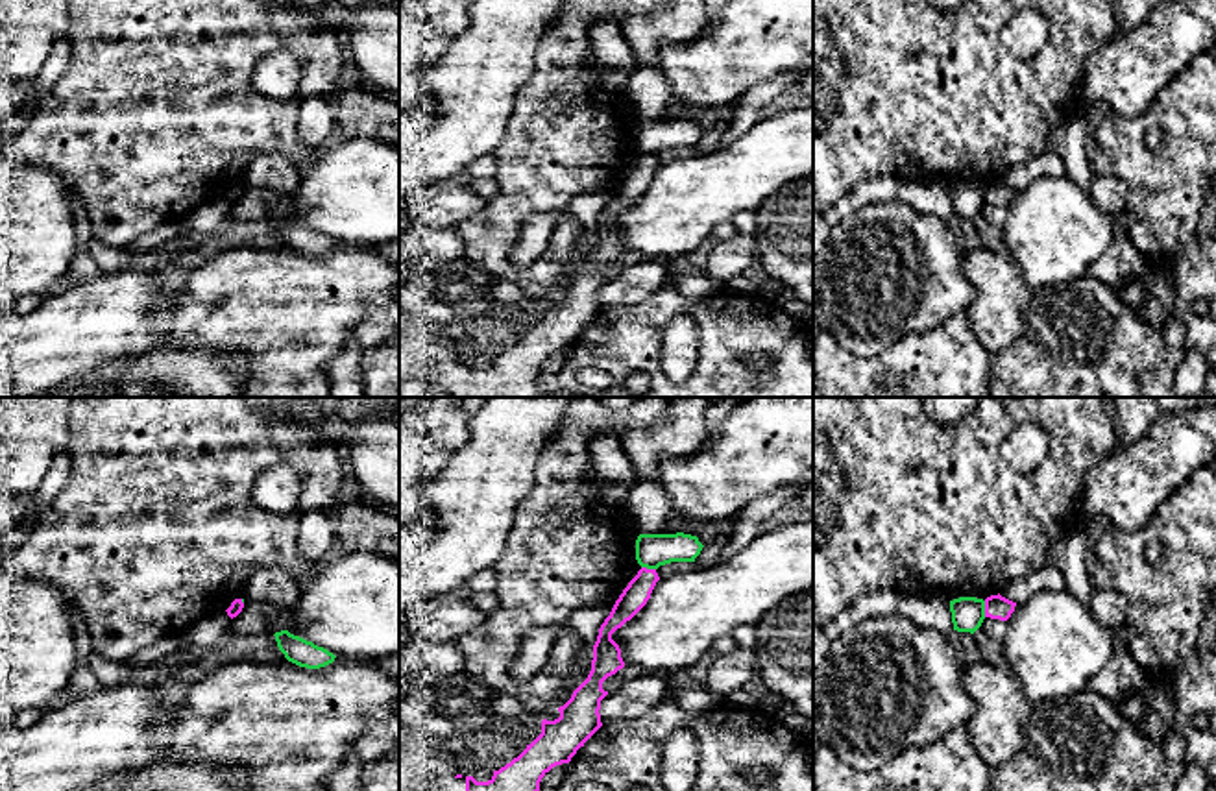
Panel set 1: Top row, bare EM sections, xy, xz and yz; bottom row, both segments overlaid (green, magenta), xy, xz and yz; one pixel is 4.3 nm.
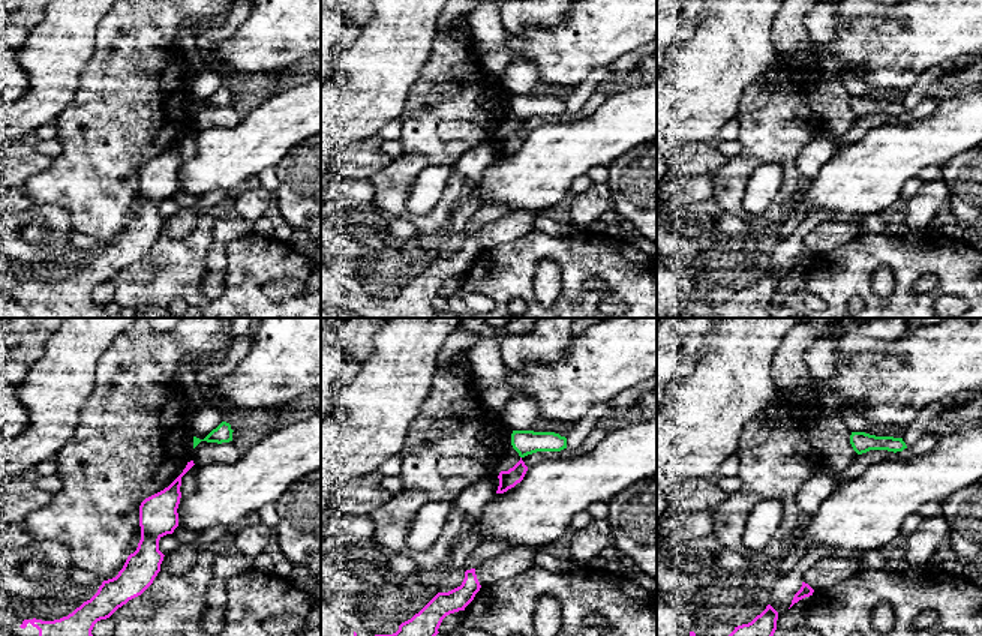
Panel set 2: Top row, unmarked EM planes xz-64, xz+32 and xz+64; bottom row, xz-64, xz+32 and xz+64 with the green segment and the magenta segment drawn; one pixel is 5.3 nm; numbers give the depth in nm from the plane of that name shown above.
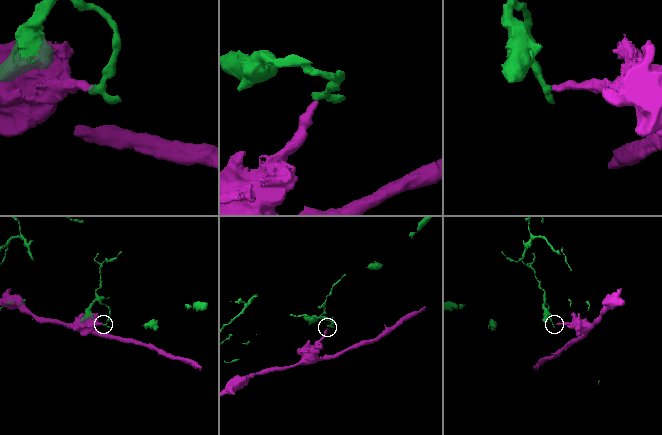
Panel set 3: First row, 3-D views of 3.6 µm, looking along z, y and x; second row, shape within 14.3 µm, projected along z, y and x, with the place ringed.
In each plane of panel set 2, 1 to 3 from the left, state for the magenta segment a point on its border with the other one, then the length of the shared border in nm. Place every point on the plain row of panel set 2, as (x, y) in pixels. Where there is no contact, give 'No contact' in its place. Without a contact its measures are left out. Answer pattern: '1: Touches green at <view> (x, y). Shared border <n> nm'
1: No contact
2: No contact
3: No contact

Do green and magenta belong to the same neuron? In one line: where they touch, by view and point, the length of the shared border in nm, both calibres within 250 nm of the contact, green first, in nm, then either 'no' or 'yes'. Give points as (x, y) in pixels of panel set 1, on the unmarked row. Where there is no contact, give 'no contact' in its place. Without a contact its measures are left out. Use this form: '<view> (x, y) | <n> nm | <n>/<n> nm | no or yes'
yz (984, 194) | 70 nm | 140/110 nm | no

